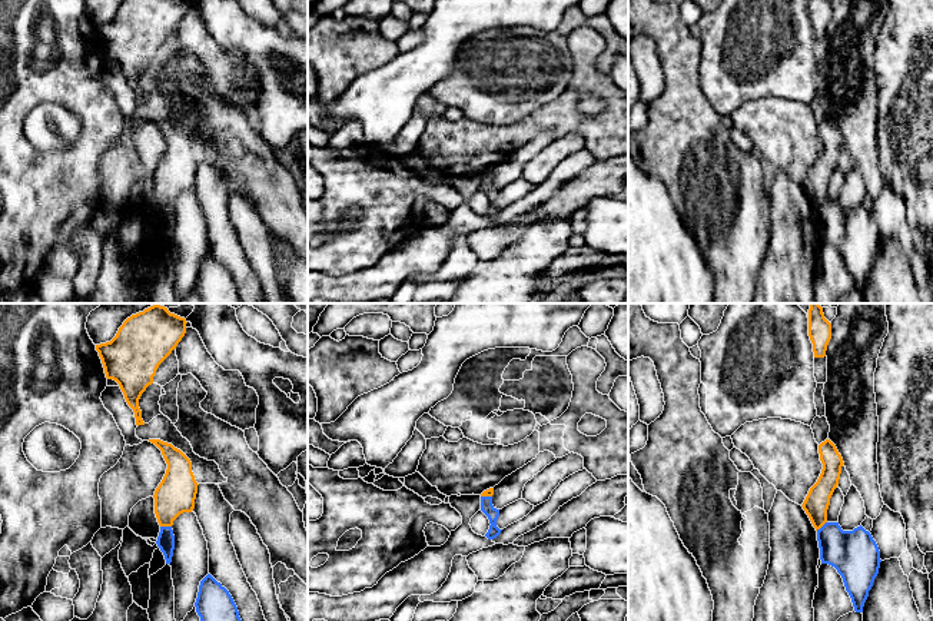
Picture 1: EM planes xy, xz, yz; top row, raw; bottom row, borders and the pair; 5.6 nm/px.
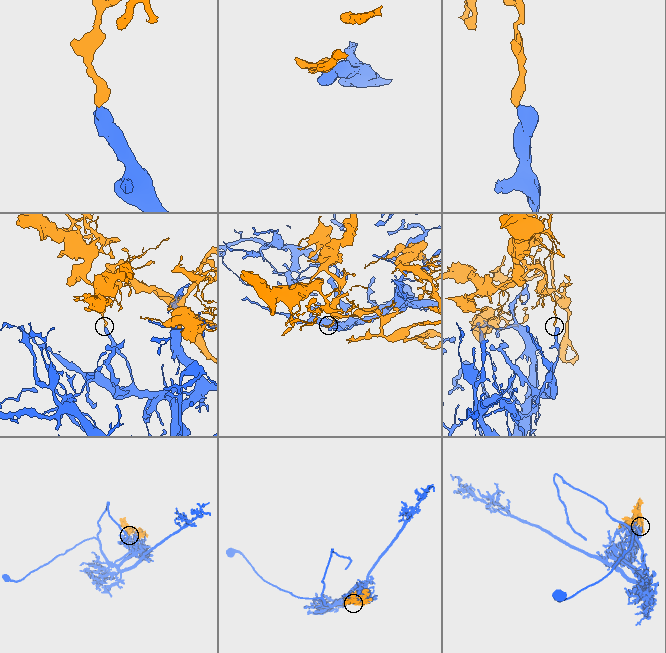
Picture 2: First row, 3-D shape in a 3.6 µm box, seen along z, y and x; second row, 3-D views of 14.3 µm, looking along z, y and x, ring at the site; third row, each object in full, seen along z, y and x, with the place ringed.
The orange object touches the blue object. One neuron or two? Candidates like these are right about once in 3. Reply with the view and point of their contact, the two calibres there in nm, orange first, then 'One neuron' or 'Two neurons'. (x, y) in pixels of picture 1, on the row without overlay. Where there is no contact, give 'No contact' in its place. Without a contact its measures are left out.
Touches orange at xy (166, 205). Thickness 220 nm (orange) against 100 nm. Two neurons

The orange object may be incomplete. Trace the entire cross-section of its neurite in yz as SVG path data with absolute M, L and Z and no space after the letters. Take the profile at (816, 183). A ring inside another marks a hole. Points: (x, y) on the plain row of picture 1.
M830 119L819 124L819 133L823 149L801 185L816 210L827 202L830 177L839 165L841 146L844 145L841 135Z

